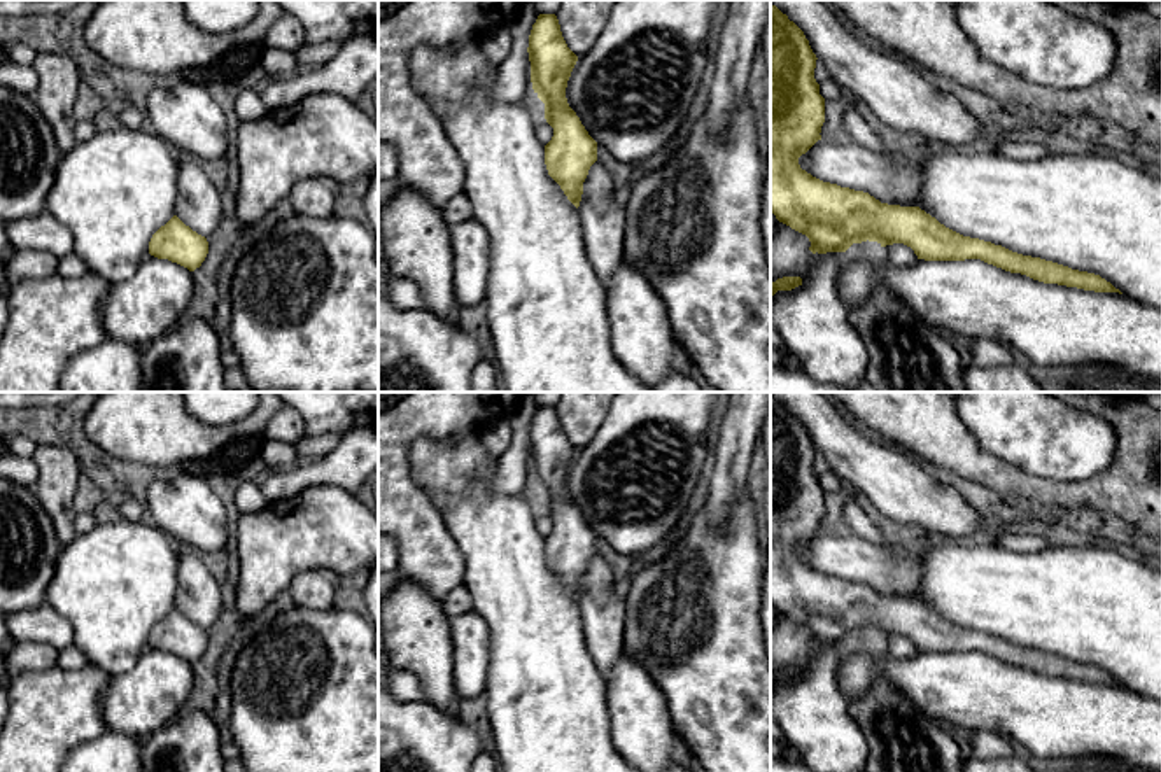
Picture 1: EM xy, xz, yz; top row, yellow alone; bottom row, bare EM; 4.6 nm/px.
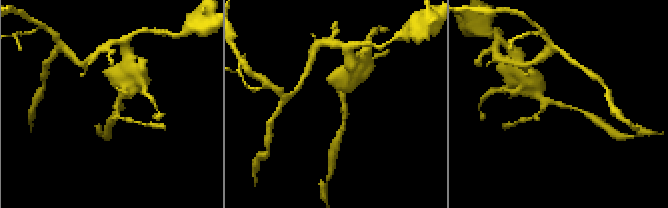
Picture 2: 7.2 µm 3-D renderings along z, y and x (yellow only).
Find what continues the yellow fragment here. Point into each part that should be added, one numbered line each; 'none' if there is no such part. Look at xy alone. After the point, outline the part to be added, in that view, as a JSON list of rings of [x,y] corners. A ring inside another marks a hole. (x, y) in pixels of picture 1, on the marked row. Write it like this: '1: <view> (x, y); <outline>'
none

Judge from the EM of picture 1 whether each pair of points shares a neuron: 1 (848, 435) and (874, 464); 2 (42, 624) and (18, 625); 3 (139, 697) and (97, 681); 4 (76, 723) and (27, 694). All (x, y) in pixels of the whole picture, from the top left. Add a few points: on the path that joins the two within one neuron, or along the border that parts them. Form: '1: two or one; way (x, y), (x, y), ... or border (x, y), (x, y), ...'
1: one; way (851, 442), (867, 457)
2: one; way (37, 625), (23, 625)
3: two; border (111, 676), (102, 694), (102, 720), (105, 727)
4: one; way (63, 711), (49, 711), (39, 701)

